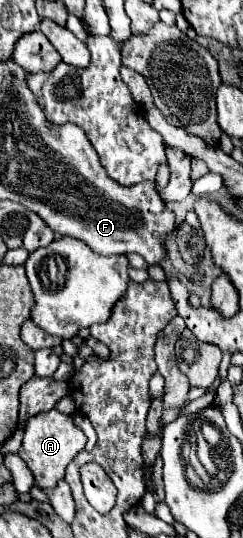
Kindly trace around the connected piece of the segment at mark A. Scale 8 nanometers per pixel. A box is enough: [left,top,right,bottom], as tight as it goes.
[18,410,86,488]

